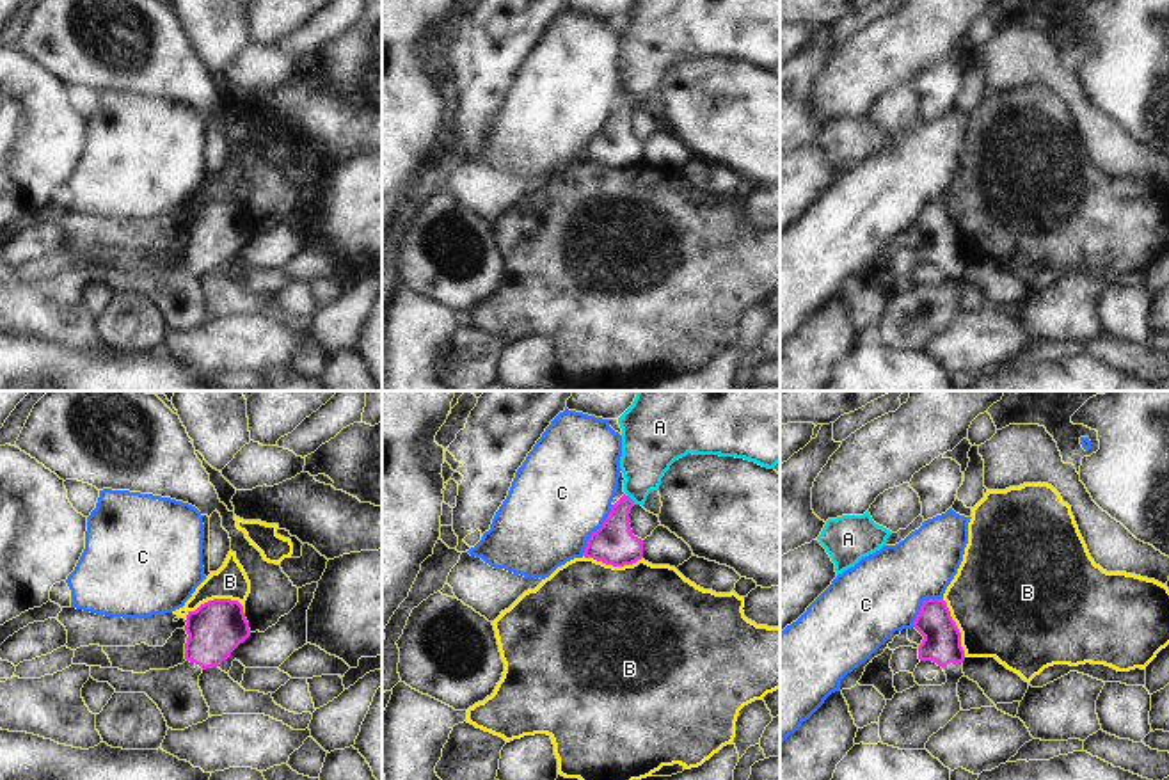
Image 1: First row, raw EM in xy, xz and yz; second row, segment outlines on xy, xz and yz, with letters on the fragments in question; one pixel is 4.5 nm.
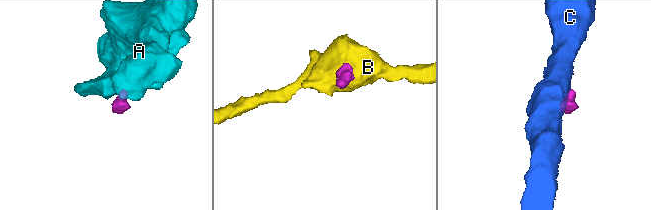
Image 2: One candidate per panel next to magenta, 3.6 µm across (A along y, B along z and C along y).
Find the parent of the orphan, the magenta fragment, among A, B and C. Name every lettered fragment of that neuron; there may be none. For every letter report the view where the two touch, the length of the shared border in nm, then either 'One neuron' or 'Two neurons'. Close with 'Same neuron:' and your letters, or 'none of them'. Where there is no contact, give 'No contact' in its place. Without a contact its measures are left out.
A: Touches magenta in xz. Shared border 70 nm. Two neurons
B: Touches magenta in xy. Shared border 280 nm. Two neurons
C: Touches magenta in xz. Shared border 280 nm. Two neurons
Same neuron: none of them.

